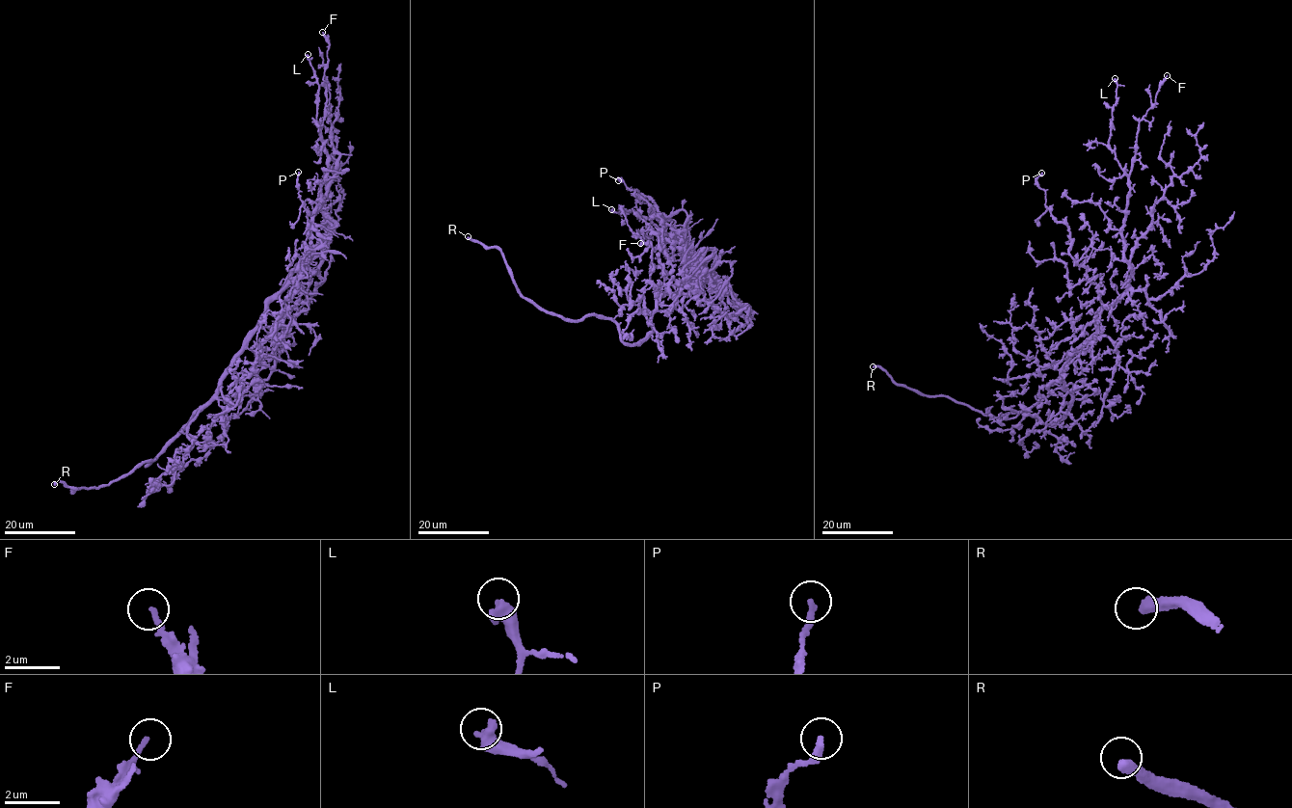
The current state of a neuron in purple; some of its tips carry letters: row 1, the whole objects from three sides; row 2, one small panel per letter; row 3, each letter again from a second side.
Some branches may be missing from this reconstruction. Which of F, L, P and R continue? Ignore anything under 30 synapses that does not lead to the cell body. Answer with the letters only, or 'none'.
R

